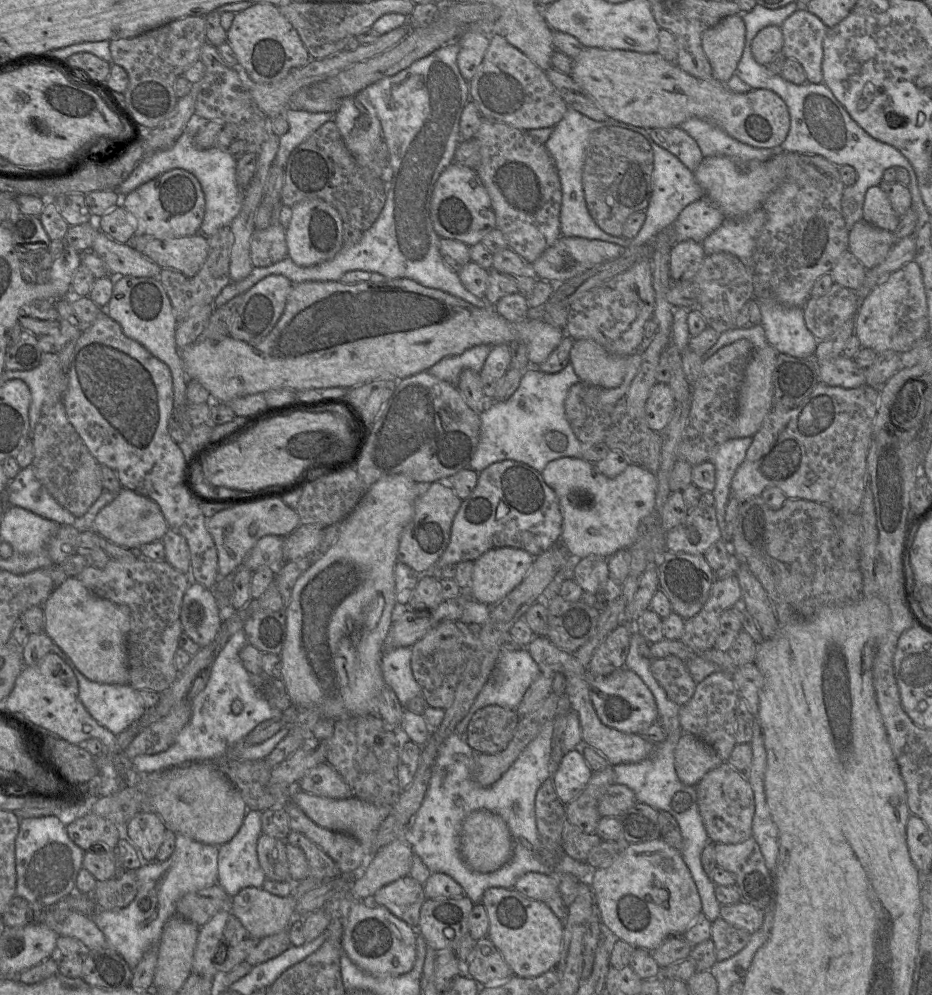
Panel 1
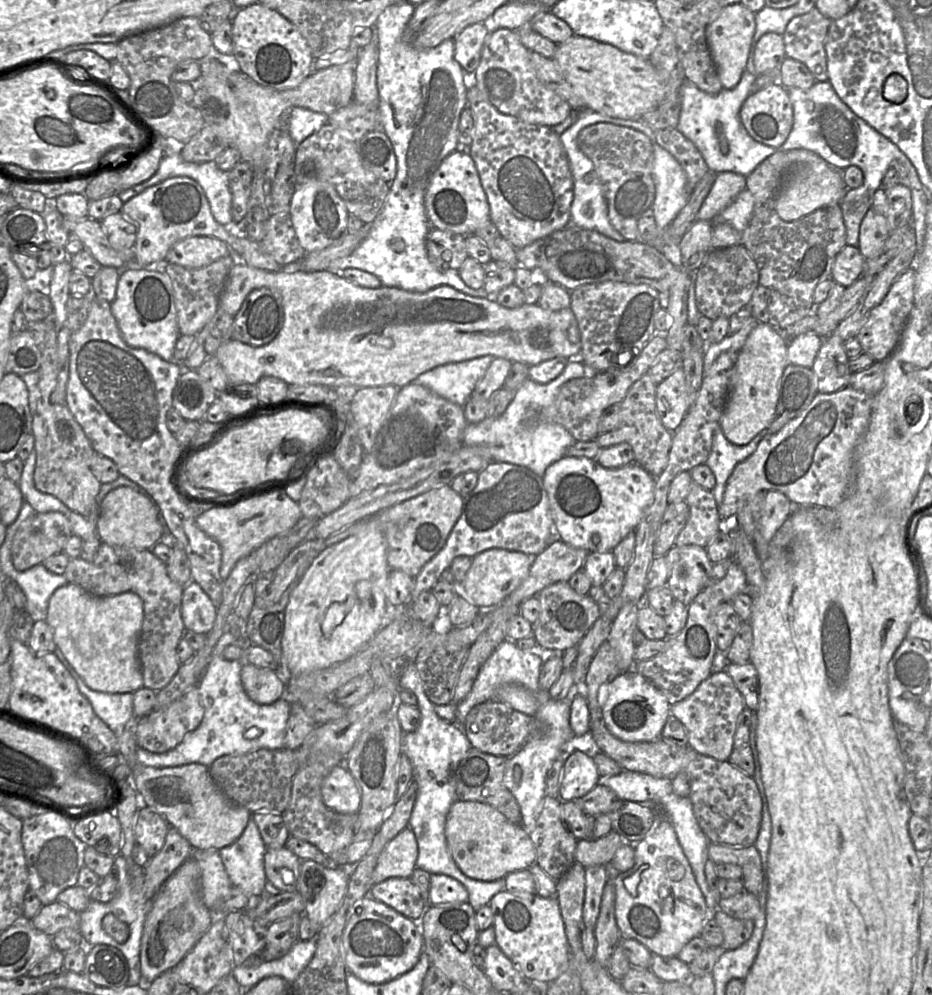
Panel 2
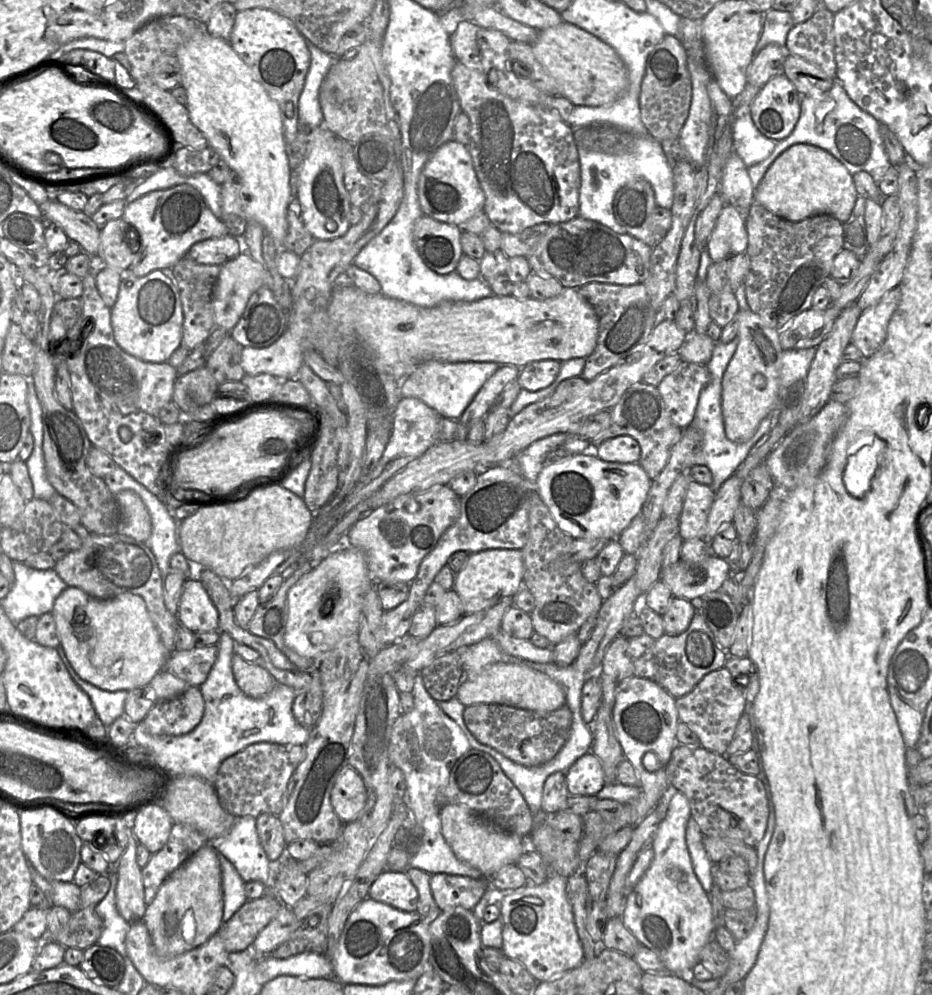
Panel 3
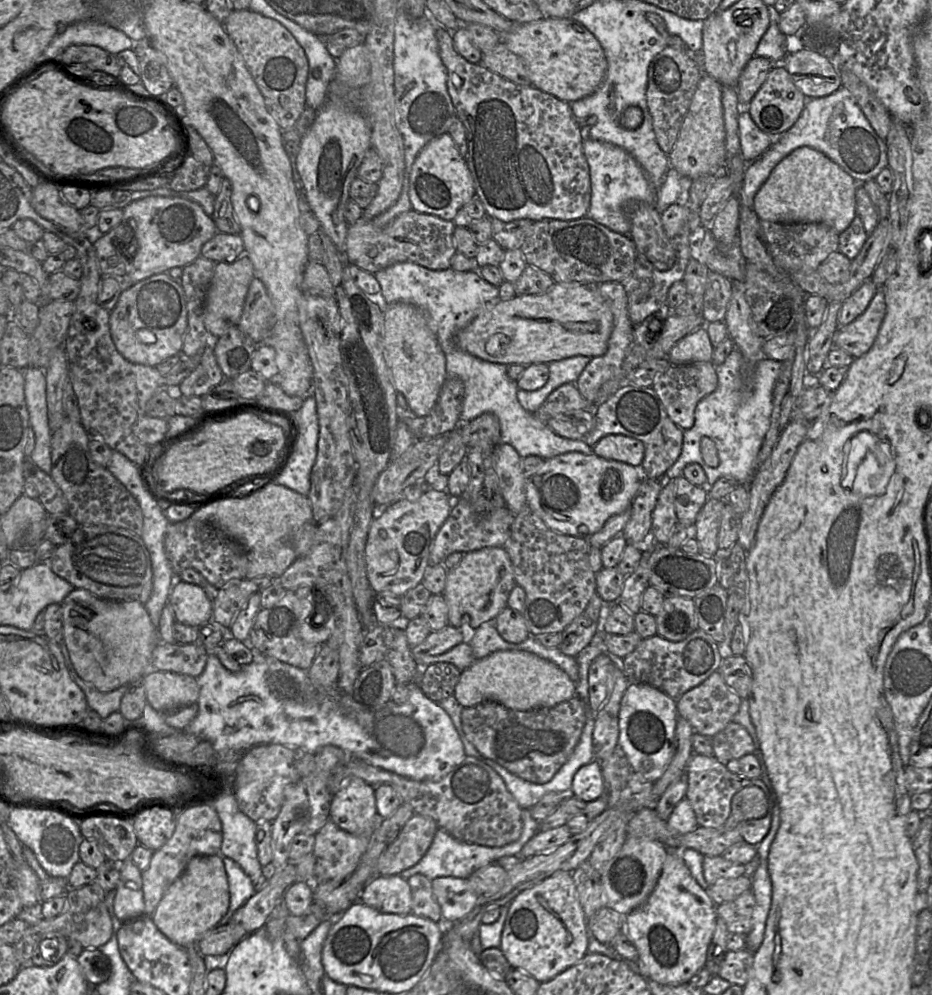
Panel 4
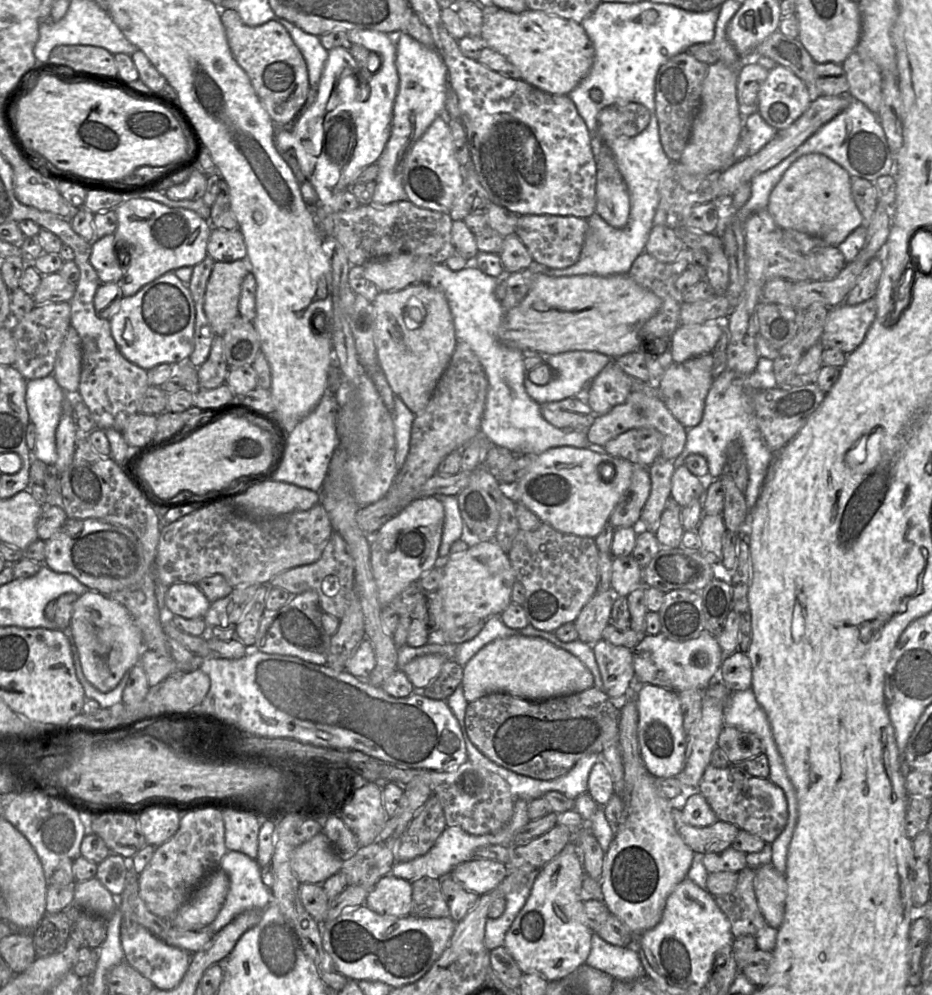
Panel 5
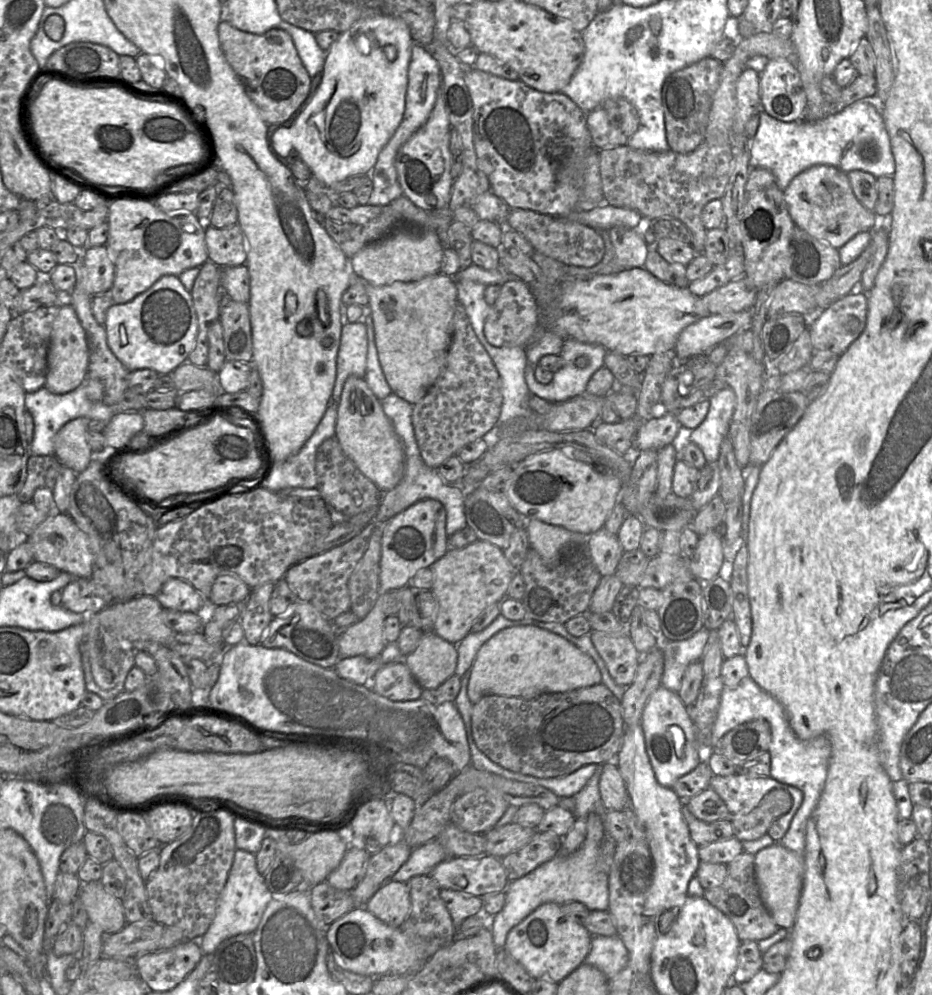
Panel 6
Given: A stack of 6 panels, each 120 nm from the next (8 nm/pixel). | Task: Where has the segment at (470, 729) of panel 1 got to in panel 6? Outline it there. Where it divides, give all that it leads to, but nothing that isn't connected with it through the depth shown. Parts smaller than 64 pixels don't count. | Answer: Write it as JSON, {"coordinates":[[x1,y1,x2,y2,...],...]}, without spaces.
{"coordinates":[[604,685,569,692,544,693,533,699,486,695,473,705,472,736,491,761,512,772,538,778,567,776,588,764,603,765,619,753,625,733,621,701]]}

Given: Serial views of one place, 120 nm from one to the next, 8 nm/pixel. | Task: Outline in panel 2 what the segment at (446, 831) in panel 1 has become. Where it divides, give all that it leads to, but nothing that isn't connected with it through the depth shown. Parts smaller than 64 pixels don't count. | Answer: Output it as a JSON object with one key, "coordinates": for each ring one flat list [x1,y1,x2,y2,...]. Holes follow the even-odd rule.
{"coordinates":[[421,681,420,690,413,690,417,698,417,707,421,714,418,728,413,732,404,733,402,752,410,759,413,766,413,780,418,785,416,801,410,816,408,827,415,834,418,857,416,867,430,874,445,874,461,882,469,894,468,902,475,911,489,904,494,895,506,889,505,878,494,881,474,879,464,874,455,863,445,836,447,814,456,797,456,770,460,761,473,748,466,734,456,722,447,722,435,712,434,704,427,697],[549,697,540,705,535,717,540,730,506,763,504,784,515,796,522,814,522,827,531,834,543,808,546,797,546,776,554,761,563,752,563,746,573,738,570,726,571,703]]}

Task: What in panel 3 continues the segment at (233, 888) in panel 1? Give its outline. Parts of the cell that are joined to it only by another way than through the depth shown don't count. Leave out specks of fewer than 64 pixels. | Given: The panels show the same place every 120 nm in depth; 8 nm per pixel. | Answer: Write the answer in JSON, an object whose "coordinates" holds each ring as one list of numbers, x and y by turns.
{"coordinates":[[242,816,235,817,234,823,230,829,230,831,219,841,214,841,210,843,216,843,216,849,219,853,225,856,235,867,240,877,245,883,251,881,259,881,262,882,265,887,267,886,269,889,273,891,273,866,269,861,258,837,257,828,256,828,256,818,253,816]]}

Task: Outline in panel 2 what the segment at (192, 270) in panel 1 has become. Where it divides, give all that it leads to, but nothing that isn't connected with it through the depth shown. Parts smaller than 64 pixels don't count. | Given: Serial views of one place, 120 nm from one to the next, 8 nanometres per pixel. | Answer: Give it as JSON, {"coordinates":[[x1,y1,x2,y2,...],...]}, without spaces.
{"coordinates":[[194,236,174,243,167,252,164,263,199,269,229,255,231,250,223,241,209,236]]}

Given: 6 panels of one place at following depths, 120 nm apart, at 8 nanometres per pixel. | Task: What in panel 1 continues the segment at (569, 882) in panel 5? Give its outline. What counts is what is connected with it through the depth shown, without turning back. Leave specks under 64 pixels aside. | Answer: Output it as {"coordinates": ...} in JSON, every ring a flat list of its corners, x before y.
{"coordinates":[[492,887,480,902,489,917,488,938,495,944,514,975,537,977,555,969,561,955,564,922,544,901,530,899,515,888]]}

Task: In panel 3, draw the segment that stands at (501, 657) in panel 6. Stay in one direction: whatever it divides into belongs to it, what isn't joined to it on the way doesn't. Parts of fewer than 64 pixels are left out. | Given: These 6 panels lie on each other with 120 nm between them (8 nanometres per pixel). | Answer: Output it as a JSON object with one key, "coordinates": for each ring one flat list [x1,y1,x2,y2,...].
{"coordinates":[[524,663,491,664,475,679,464,679,456,697,465,707,474,704,503,704,534,711,553,711,566,703,565,691,555,680]]}

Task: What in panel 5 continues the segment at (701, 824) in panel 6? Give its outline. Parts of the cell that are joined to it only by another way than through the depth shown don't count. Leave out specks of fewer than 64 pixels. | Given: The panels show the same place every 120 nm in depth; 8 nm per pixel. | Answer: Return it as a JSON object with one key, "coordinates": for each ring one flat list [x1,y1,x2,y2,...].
{"coordinates":[[678,808,672,809,675,827,683,841,694,853,706,854,711,852,722,852,730,847,739,828,729,822,717,821,716,823,694,827,682,820,682,812]]}

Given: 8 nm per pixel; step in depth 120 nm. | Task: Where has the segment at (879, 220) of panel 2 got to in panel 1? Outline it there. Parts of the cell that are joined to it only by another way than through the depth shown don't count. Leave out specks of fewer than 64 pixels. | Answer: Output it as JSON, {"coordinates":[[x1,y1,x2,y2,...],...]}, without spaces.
{"coordinates":[[864,220,857,222,849,231,848,250,858,258,866,270,883,262,895,243,892,232]]}

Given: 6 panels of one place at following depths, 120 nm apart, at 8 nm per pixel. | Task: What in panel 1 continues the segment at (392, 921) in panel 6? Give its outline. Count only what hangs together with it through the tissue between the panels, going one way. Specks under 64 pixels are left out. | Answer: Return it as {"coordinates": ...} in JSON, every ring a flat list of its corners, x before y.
{"coordinates":[[410,874,387,884,373,896,375,904,384,906,413,928,418,925,420,910,426,899,424,885]]}

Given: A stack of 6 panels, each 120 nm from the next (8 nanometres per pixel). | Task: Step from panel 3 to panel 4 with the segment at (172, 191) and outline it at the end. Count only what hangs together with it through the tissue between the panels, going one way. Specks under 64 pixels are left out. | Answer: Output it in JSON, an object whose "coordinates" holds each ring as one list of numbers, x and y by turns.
{"coordinates":[[150,196,139,200,134,200,123,209,123,223,127,223,134,232,134,237,137,242,137,252,134,255,133,259,131,259,129,271,126,273,126,275,120,278,122,280,122,291,150,276,166,273,172,268,185,267,188,264,192,263,195,259,201,256,201,249,203,245,211,238,213,238,213,236,217,233,217,228,212,217,206,215,199,204,181,197]]}

